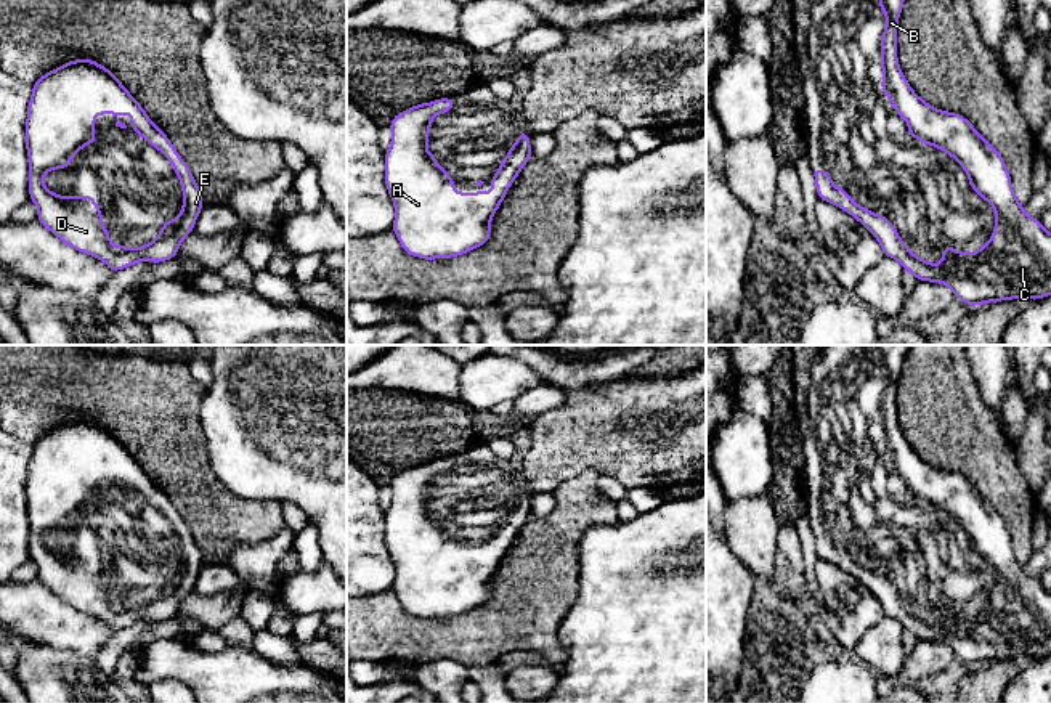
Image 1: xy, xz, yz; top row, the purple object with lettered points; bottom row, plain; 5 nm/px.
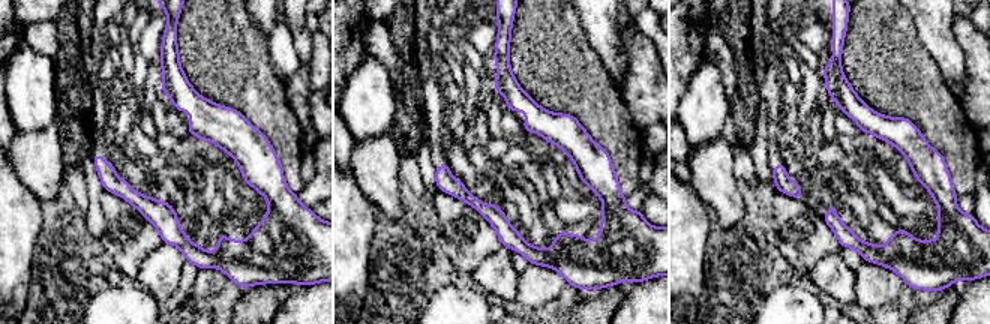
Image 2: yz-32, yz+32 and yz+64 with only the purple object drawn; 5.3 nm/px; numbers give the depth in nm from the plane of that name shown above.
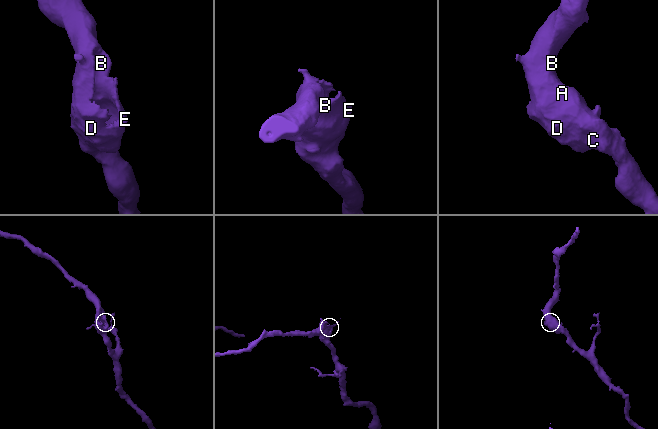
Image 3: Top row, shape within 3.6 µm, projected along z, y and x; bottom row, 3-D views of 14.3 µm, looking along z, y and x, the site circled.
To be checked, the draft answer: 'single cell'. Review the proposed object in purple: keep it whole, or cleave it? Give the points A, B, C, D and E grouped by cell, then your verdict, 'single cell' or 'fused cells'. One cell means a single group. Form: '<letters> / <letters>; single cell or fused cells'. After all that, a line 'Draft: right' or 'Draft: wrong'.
A B C D E; single cell
Draft: right

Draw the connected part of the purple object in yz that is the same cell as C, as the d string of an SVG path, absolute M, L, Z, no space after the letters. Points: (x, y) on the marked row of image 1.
M879 0L878 6L886 13L879 56L884 96L891 100L895 112L908 127L910 140L919 138L923 144L942 149L966 170L969 186L995 209L996 225L993 236L977 252L956 252L953 246L945 246L942 249L942 263L931 265L927 258L918 258L903 244L891 220L883 213L873 213L858 205L844 188L836 188L826 169L812 170L818 199L846 210L858 220L878 239L884 255L897 260L918 281L942 282L969 307L1014 300L1016 297L1038 300L1051 295L1051 233L1043 228L1040 218L1032 218L1024 212L1024 205L1012 191L1004 159L982 138L974 125L956 112L932 108L907 82L897 59L897 22L903 0Z

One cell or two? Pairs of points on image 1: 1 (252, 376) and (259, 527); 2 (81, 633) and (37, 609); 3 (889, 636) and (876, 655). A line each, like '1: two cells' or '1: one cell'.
1: two cells
2: one cell
3: one cell

